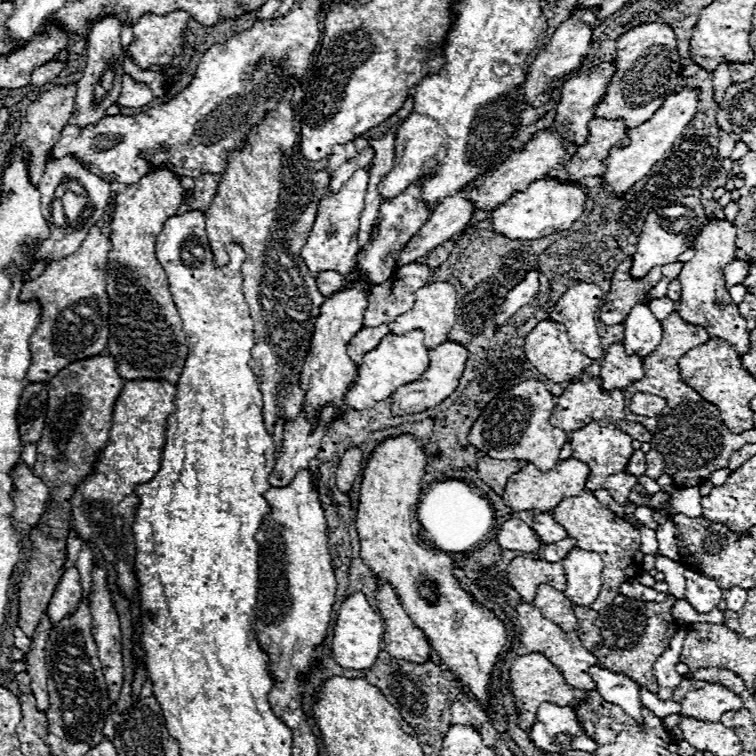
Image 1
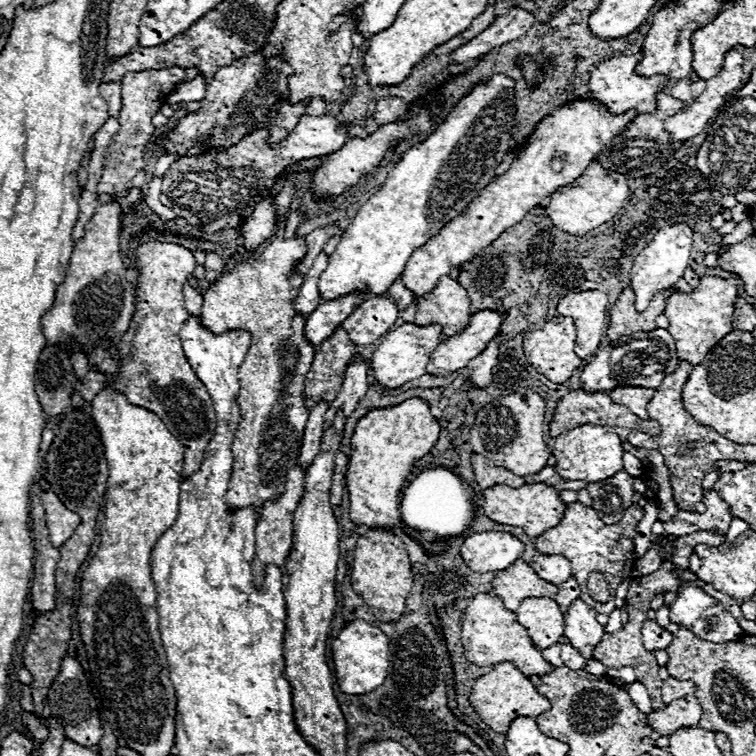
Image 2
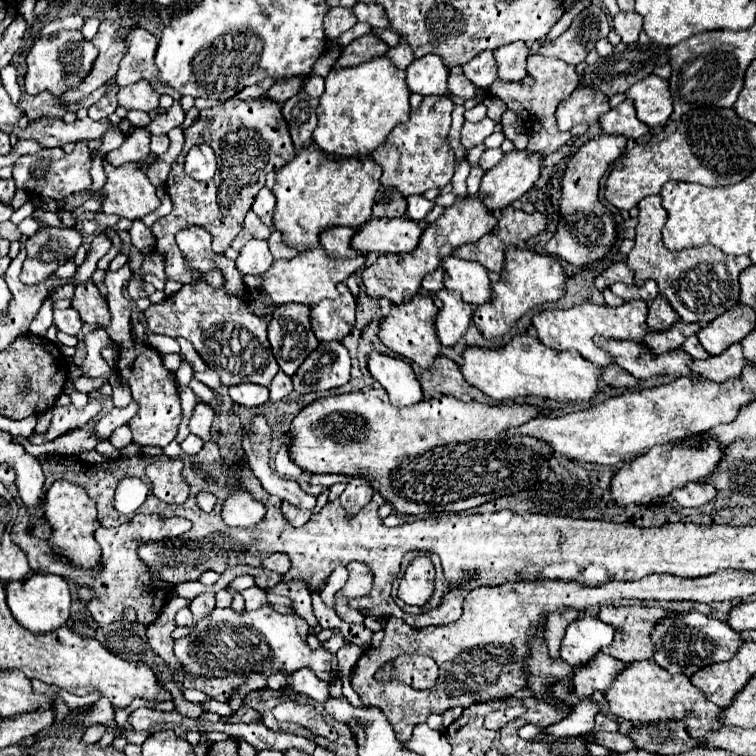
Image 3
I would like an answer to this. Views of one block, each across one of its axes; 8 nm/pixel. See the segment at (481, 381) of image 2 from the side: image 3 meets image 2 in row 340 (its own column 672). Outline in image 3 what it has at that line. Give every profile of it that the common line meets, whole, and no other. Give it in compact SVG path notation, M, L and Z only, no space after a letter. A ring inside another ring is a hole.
M690 482L684 488L676 488L670 494L680 506L702 506L716 496L716 490L704 482Z

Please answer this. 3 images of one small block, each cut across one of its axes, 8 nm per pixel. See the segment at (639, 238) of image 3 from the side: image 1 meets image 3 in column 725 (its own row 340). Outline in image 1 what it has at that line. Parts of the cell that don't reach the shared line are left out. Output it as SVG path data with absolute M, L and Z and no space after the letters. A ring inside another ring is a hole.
M282 100L278 110L268 112L264 122L254 128L248 136L246 148L242 152L232 152L228 168L222 174L218 192L206 212L206 232L210 238L210 248L214 254L216 267L225 266L229 257L226 244L240 244L246 252L244 260L244 298L250 306L250 316L254 320L254 348L250 368L256 372L258 388L262 392L262 416L268 428L268 434L274 434L278 418L290 424L304 404L304 390L300 388L300 372L312 344L314 322L320 314L320 304L324 296L316 286L316 278L308 272L300 256L302 246L308 240L312 224L316 220L316 208L322 196L328 192L330 176L326 172L310 172L302 162L300 154L300 136L294 130L294 112L288 100Z

